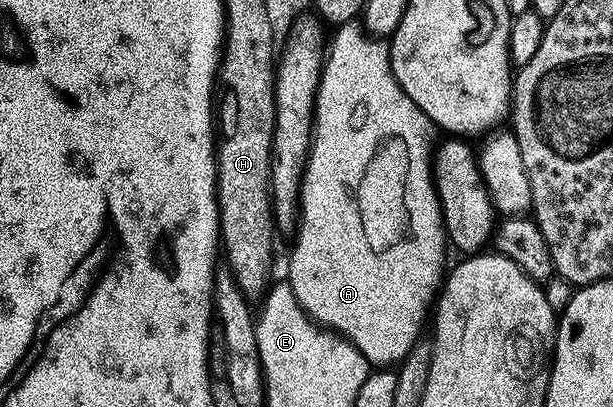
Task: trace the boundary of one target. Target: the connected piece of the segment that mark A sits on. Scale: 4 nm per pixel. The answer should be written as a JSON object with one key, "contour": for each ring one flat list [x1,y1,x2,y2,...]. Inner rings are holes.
{"contour":[[357,20,337,26,333,32,324,53,322,78,314,100,314,135,310,142,310,153,306,156,306,169,302,172,302,188,298,194,300,216,293,234,294,246,290,249,288,280,300,307,319,326,348,338,366,356,371,366,394,367,405,359,413,345,423,336,422,324,425,321,427,324,431,316,432,306,440,292,444,270,447,268,448,238,432,172,432,126,424,111,420,111,420,107,416,107,412,99,408,99,400,83,396,83,396,75,390,66,390,47,381,36,371,36]]}

